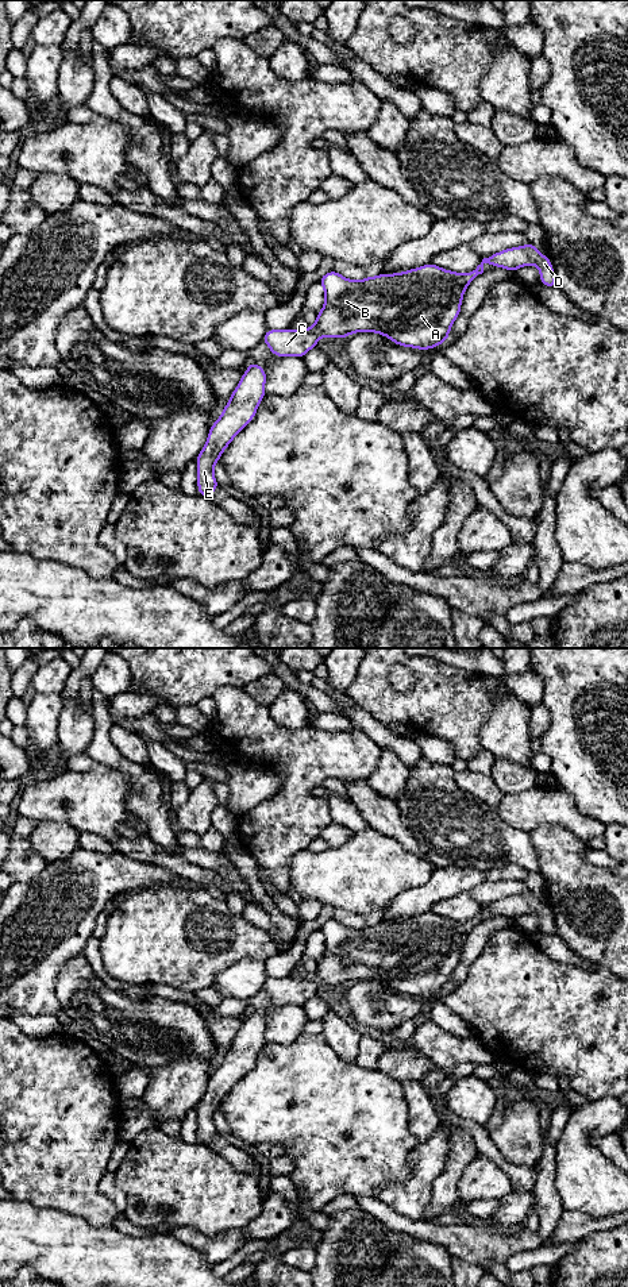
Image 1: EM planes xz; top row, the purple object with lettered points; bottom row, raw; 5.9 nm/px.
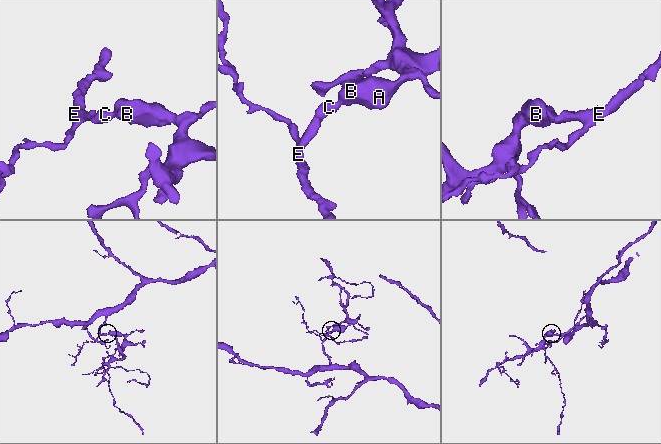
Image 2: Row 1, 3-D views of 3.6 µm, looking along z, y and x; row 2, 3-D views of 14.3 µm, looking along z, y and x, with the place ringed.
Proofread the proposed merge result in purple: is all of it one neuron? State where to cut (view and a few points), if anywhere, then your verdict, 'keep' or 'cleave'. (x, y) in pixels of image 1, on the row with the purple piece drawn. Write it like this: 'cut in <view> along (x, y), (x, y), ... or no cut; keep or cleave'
no cut; keep

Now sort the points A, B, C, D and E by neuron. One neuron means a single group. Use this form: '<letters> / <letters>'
A B C D E

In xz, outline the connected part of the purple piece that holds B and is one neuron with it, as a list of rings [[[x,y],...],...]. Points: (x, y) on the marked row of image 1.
[[[529,242],[483,258],[473,271],[465,274],[428,263],[402,273],[381,273],[375,277],[352,281],[331,270],[317,280],[324,288],[324,307],[317,312],[315,324],[303,330],[269,330],[262,342],[276,357],[304,358],[323,336],[344,339],[355,332],[375,332],[398,346],[431,350],[447,340],[452,323],[461,315],[465,290],[475,277],[483,273],[485,263],[509,271],[535,265],[540,271],[540,284],[548,288],[556,286],[551,261]]]

